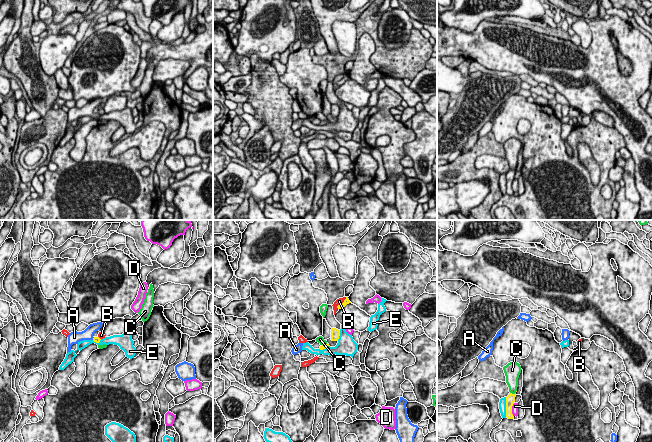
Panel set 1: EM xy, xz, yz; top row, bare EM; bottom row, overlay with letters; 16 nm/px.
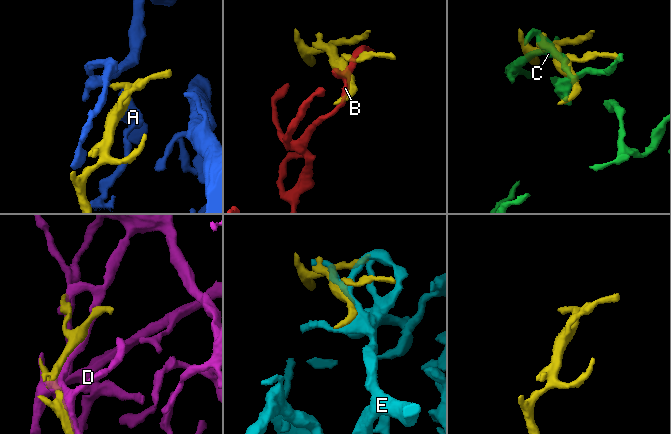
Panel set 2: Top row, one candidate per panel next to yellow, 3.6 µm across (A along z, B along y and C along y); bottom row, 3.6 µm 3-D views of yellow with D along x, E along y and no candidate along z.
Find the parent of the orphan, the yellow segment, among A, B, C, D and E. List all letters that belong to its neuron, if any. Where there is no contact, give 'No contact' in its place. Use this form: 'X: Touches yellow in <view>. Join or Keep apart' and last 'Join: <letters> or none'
A: Touches yellow in xy. Join
B: Touches yellow in xz. Keep apart
C: Touches yellow in yz. Keep apart
D: Touches yellow in yz. Keep apart
E: Touches yellow in yz. Keep apart
Join: A

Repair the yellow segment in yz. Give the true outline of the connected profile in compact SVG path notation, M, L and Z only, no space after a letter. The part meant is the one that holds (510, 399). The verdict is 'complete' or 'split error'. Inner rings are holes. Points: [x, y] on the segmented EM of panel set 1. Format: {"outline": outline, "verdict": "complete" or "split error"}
{"outline": "M509 393L509 395L506 397L506 417L508 419L513 419L514 416L512 414L512 406L515 402L516 393L512 394Z", "verdict": "complete"}

